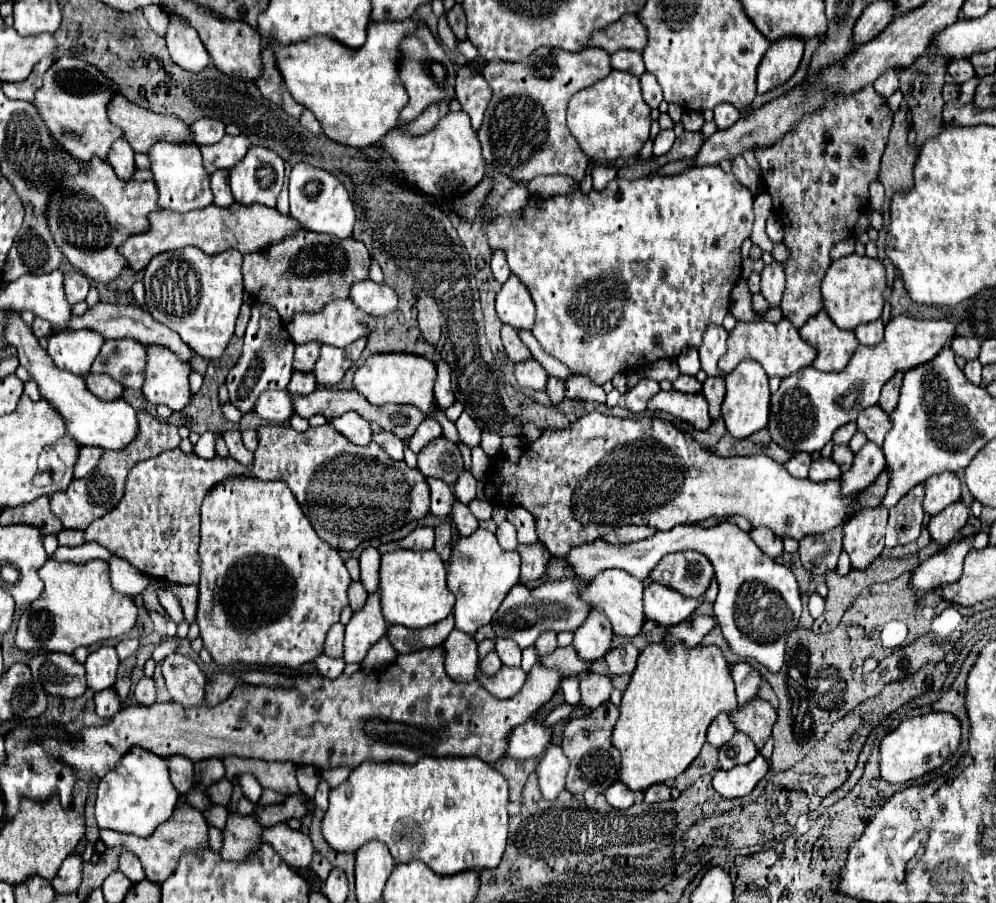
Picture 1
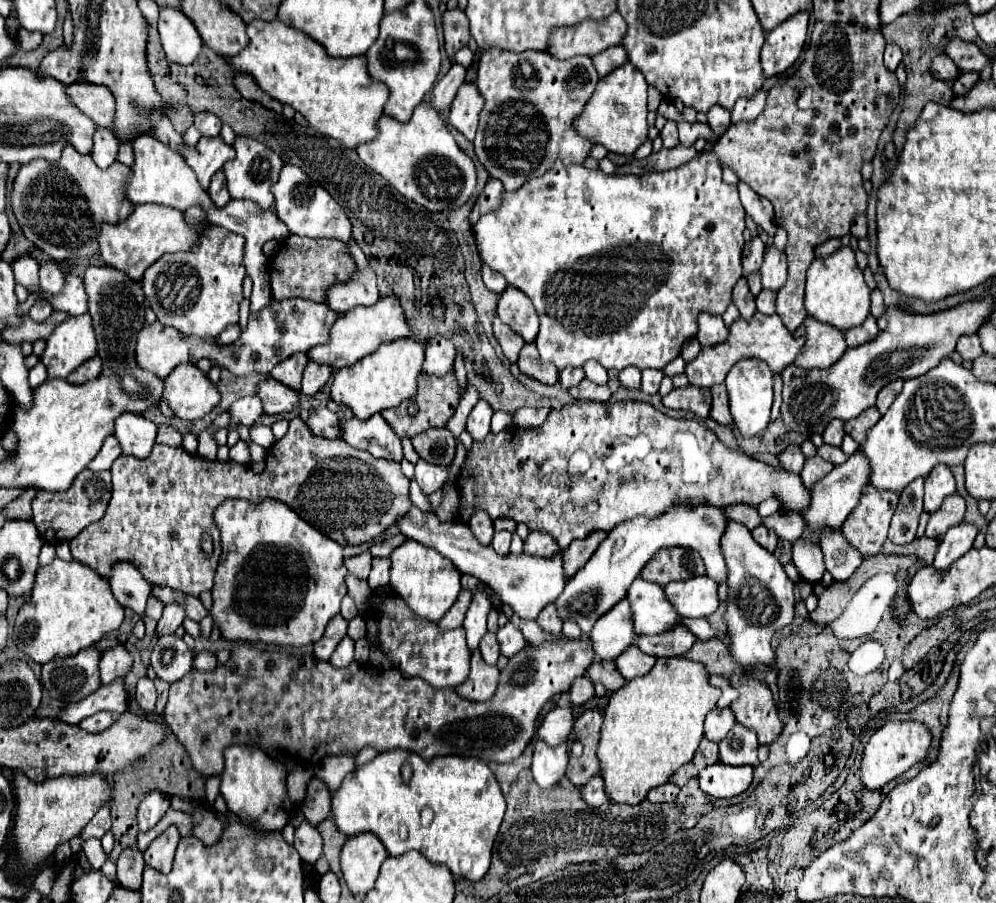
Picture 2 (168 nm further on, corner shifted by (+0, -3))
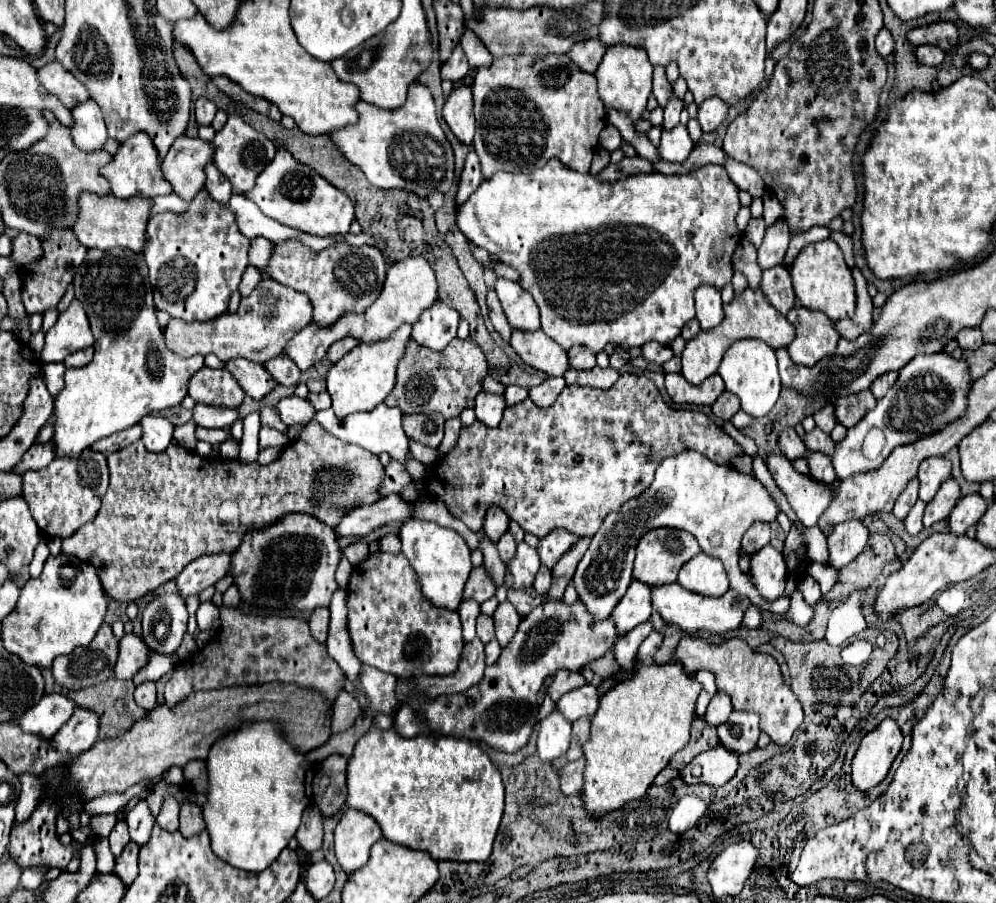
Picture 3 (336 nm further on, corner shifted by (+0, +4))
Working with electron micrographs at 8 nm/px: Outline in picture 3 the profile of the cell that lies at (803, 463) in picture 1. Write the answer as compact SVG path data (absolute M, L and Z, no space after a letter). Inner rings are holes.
M785 429L781 435L779 435L779 447L781 447L781 453L787 457L787 459L799 459L805 455L805 445L803 441L797 437L795 429Z

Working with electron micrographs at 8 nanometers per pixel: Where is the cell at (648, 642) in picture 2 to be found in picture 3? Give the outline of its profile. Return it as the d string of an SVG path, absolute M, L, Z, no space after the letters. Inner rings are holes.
M647 621L639 627L635 627L633 633L621 635L617 645L615 645L615 659L623 669L633 669L635 661L637 661L637 647L641 645L641 641L653 631L653 623Z

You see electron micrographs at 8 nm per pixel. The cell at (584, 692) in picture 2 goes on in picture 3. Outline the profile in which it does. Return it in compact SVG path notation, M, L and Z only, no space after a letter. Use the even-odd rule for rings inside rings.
M561 669L561 671L555 675L555 679L553 679L551 687L549 687L549 695L551 695L551 699L557 703L557 701L561 699L561 695L565 695L567 691L577 689L577 687L581 687L581 685L585 685L585 683L587 683L587 681L585 681L585 677L583 677L581 673L573 673L573 671Z

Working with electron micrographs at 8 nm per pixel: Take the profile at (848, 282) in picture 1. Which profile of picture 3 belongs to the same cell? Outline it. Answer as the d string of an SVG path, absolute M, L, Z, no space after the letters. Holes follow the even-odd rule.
M825 239L803 247L791 265L791 279L793 279L797 301L803 307L823 311L833 323L855 315L857 295L855 295L853 275L843 259L843 253L839 251L839 245L833 239Z

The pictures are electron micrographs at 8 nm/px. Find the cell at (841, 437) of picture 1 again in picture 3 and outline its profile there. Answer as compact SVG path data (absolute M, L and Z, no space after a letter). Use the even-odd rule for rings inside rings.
M829 403L829 405L825 405L821 411L817 411L817 413L813 415L813 419L815 419L817 427L829 435L829 433L833 431L833 427L837 425L837 417L835 417L835 405L831 405L831 403Z

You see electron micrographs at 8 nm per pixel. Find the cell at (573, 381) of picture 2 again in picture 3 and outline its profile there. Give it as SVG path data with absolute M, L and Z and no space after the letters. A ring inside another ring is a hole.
M573 347L569 349L569 367L571 369L593 369L595 367L595 355L587 351L585 347Z

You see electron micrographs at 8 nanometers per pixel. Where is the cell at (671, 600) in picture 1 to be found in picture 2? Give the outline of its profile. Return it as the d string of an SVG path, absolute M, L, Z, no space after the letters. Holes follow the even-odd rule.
M695 576L689 580L671 582L665 586L667 598L675 604L683 618L703 618L717 610L719 584L709 576Z

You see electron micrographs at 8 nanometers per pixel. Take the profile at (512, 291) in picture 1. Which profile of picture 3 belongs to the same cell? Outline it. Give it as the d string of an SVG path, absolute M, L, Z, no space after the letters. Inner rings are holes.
M499 279L495 291L507 315L507 321L513 329L537 331L539 329L539 307L533 303L533 297L515 281Z

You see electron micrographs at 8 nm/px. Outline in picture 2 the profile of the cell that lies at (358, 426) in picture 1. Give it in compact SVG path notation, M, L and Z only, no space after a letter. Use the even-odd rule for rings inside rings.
M317 408L315 412L311 412L305 424L317 436L337 438L337 416L335 416L335 412L331 412L327 408Z

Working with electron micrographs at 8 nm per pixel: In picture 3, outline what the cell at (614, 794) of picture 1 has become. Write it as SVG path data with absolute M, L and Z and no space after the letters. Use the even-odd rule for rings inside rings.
M585 759L571 761L563 767L563 771L561 771L561 791L565 795L581 795L583 769L585 769Z

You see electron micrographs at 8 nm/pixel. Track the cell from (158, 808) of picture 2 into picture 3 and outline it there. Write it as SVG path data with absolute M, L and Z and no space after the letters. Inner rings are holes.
M137 803L129 815L127 815L127 825L129 825L129 833L131 833L131 841L145 845L149 841L149 831L153 831L155 825L155 817L151 815L147 803Z

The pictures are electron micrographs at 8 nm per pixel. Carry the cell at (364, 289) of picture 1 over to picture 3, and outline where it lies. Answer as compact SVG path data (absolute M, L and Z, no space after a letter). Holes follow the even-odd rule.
M287 241L275 245L265 275L287 287L293 287L295 291L307 293L313 303L313 323L327 327L337 321L345 311L365 311L379 297L387 269L389 267L381 251L371 245L337 245L325 251L311 251L299 241Z

